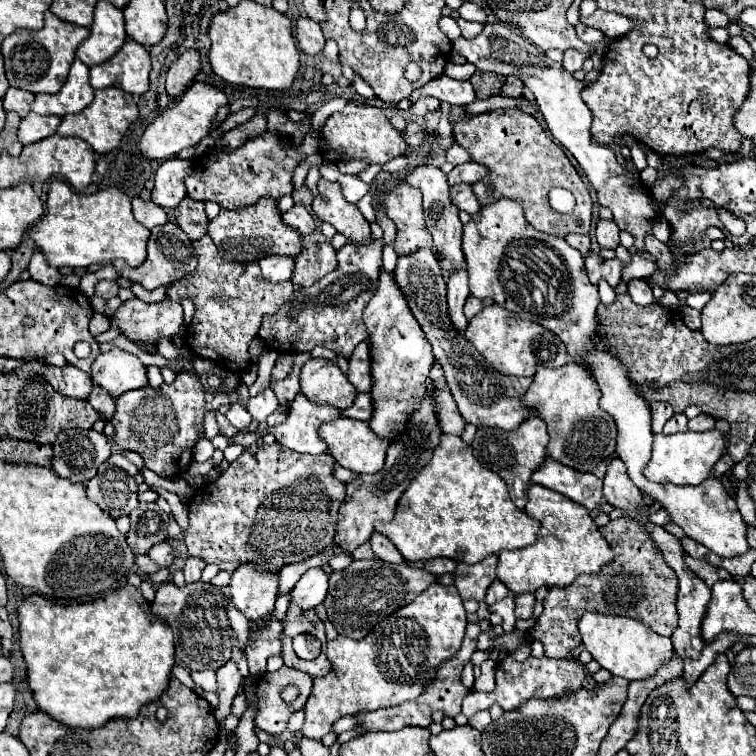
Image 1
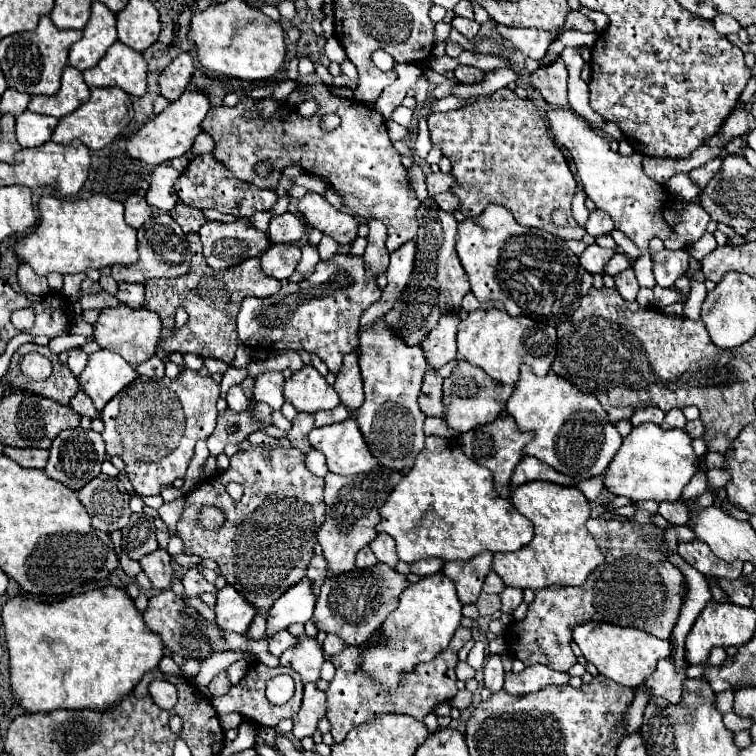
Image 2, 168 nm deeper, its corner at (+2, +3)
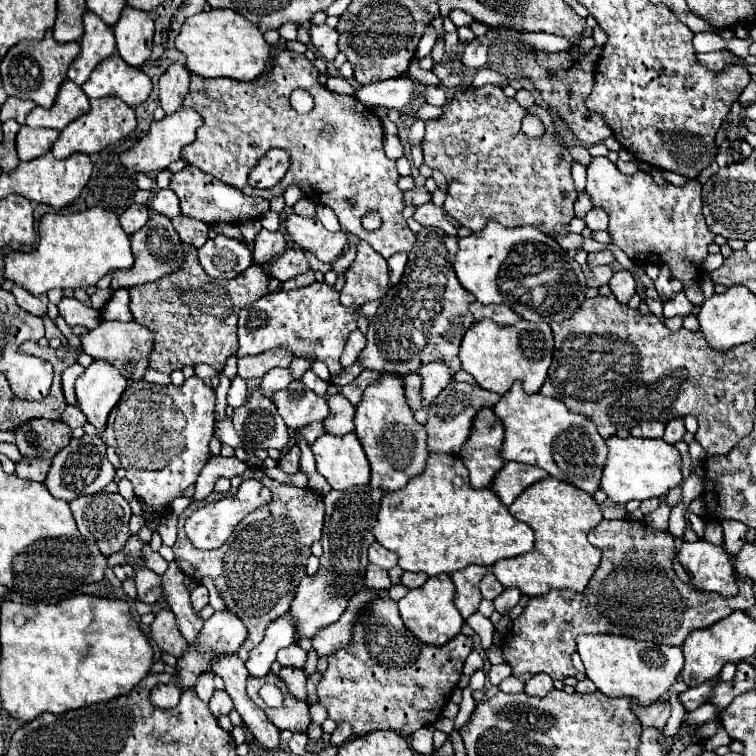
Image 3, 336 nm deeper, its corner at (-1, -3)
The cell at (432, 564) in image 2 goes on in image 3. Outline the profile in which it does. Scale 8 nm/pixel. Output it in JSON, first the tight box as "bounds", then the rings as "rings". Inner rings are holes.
{"bounds":[399,573,427,589],"rings":[[[403,573],[399,581],[407,589],[415,589],[415,587],[421,587],[427,581],[427,575],[423,575],[423,573]]]}

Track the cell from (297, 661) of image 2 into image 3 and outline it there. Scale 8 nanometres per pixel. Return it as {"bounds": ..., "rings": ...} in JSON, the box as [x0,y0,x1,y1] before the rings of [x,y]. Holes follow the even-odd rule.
{"bounds":[277,667,307,701],"rings":[[[283,667],[277,675],[281,677],[281,681],[287,683],[287,689],[295,699],[299,699],[299,701],[307,699],[307,689],[305,689],[307,677],[303,671],[295,671],[293,667]]]}

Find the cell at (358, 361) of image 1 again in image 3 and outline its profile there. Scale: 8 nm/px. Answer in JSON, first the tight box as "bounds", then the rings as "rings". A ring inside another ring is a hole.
{"bounds":[323,395,355,435],"rings":[[[331,395],[327,397],[327,405],[329,405],[329,417],[323,421],[325,433],[331,435],[345,435],[353,431],[353,415],[355,415],[355,407],[343,399],[343,395]]]}

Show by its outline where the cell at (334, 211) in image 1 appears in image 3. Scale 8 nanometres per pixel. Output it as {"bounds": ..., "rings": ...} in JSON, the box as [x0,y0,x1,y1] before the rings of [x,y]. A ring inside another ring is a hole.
{"bounds":[285,215,347,263],"rings":[[[289,215],[285,219],[285,227],[299,249],[313,253],[323,263],[333,263],[347,245],[347,235],[343,231],[327,231],[319,219]]]}

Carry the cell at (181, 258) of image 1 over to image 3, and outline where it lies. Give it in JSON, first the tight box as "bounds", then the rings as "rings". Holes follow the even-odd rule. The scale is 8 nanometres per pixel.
{"bounds":[111,213,183,289],"rings":[[[159,213],[151,215],[147,225],[131,235],[131,251],[133,251],[135,263],[127,271],[115,271],[113,273],[113,281],[111,281],[113,289],[123,289],[123,287],[129,289],[129,287],[135,287],[135,285],[155,281],[155,279],[159,279],[163,275],[169,275],[171,271],[177,271],[183,265],[181,239],[173,229],[171,219],[167,219],[165,215],[159,215]]]}

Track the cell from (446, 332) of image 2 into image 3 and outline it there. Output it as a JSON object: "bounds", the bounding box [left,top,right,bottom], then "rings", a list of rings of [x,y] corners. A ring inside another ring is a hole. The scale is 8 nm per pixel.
{"bounds":[419,363,451,407],"rings":[[[429,363],[427,367],[421,367],[419,371],[423,379],[421,387],[421,397],[423,397],[423,407],[429,407],[431,401],[445,389],[445,385],[451,381],[447,367],[443,363]]]}

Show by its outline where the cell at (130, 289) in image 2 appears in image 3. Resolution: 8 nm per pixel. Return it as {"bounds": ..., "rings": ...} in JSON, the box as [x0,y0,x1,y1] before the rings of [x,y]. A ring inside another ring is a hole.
{"bounds":[99,289,131,321],"rings":[[[117,289],[113,291],[111,299],[105,303],[105,307],[99,311],[101,321],[131,321],[131,311],[129,311],[129,293],[127,289]]]}

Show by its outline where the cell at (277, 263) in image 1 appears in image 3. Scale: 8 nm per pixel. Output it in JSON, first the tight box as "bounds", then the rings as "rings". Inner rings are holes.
{"bounds":[271,249,309,281],"rings":[[[287,249],[271,263],[271,275],[279,281],[293,279],[295,275],[305,273],[305,271],[309,271],[309,261],[305,253],[299,249]]]}

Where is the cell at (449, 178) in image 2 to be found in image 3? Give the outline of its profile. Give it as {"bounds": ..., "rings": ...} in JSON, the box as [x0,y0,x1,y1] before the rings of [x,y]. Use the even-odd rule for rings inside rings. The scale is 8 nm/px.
{"bounds":[403,187,431,205],"rings":[[[413,187],[411,191],[405,191],[403,193],[403,201],[405,205],[423,205],[423,203],[429,203],[431,201],[431,195],[427,193],[425,187]]]}

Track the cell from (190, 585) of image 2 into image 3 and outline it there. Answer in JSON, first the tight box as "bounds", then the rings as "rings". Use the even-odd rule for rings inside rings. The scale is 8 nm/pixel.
{"bounds":[191,585,209,613],"rings":[[[197,585],[193,591],[191,591],[191,607],[195,613],[201,613],[201,609],[209,603],[209,591],[205,585]]]}

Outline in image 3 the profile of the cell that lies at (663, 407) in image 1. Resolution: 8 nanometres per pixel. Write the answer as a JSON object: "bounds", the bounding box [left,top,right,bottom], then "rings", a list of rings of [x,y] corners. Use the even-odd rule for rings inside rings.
{"bounds":[631,421,665,439],"rings":[[[645,421],[645,423],[639,423],[637,427],[633,427],[631,435],[643,437],[643,439],[659,439],[663,435],[663,429],[665,429],[665,425],[659,421]]]}

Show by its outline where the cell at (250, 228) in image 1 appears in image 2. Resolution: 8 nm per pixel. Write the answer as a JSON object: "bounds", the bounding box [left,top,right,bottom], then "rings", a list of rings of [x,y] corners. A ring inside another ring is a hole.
{"bounds":[198,217,270,269],"rings":[[[238,217],[232,223],[206,221],[198,231],[204,245],[204,257],[212,269],[238,265],[250,257],[260,257],[270,247],[270,237],[252,225],[250,219]]]}

